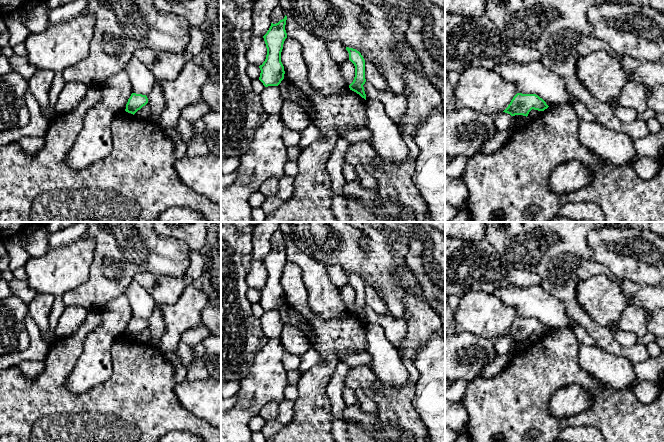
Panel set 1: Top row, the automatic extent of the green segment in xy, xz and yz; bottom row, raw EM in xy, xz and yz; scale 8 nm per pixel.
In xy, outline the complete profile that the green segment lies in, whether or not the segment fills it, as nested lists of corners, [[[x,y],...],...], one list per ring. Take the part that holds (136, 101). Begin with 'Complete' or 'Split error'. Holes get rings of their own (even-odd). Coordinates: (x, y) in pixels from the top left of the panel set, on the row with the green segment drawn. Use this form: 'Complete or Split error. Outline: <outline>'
Complete. Outline: [[[132,93],[126,104],[125,111],[134,115],[147,103],[148,103],[148,98],[146,95]]]

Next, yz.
Complete. Outline: [[[517,93],[503,112],[511,116],[523,115],[527,117],[532,109],[544,111],[548,107],[546,102],[536,94]]]

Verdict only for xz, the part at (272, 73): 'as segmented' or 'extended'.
as segmented

